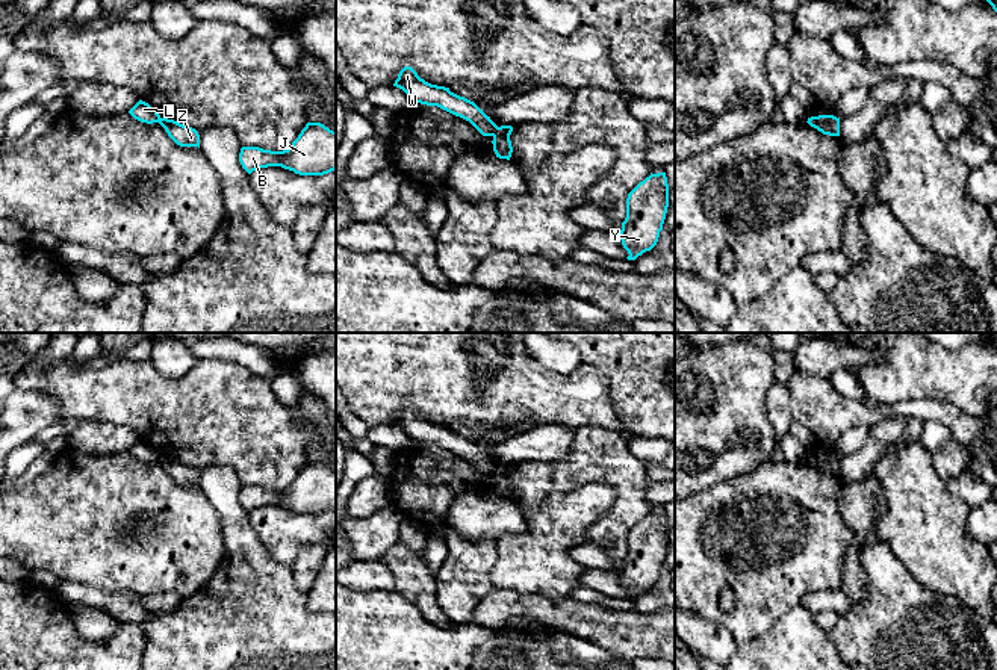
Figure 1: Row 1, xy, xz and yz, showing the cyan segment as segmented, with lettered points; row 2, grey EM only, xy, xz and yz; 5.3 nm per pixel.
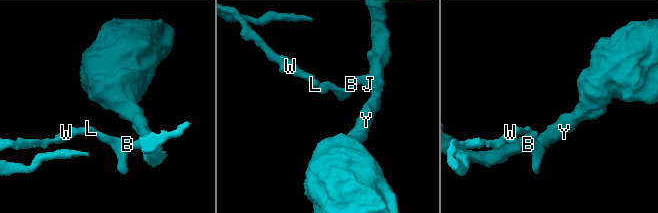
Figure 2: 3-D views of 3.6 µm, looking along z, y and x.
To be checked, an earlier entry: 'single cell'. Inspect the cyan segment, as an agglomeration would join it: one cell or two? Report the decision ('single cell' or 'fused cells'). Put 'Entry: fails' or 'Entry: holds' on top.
Entry: fails
fused cells

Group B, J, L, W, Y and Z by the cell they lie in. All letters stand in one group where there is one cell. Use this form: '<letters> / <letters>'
B J Y Z / L W

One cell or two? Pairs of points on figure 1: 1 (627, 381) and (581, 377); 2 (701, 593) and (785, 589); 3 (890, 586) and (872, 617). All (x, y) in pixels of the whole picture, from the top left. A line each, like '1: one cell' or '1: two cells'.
1: two cells
2: one cell
3: one cell

